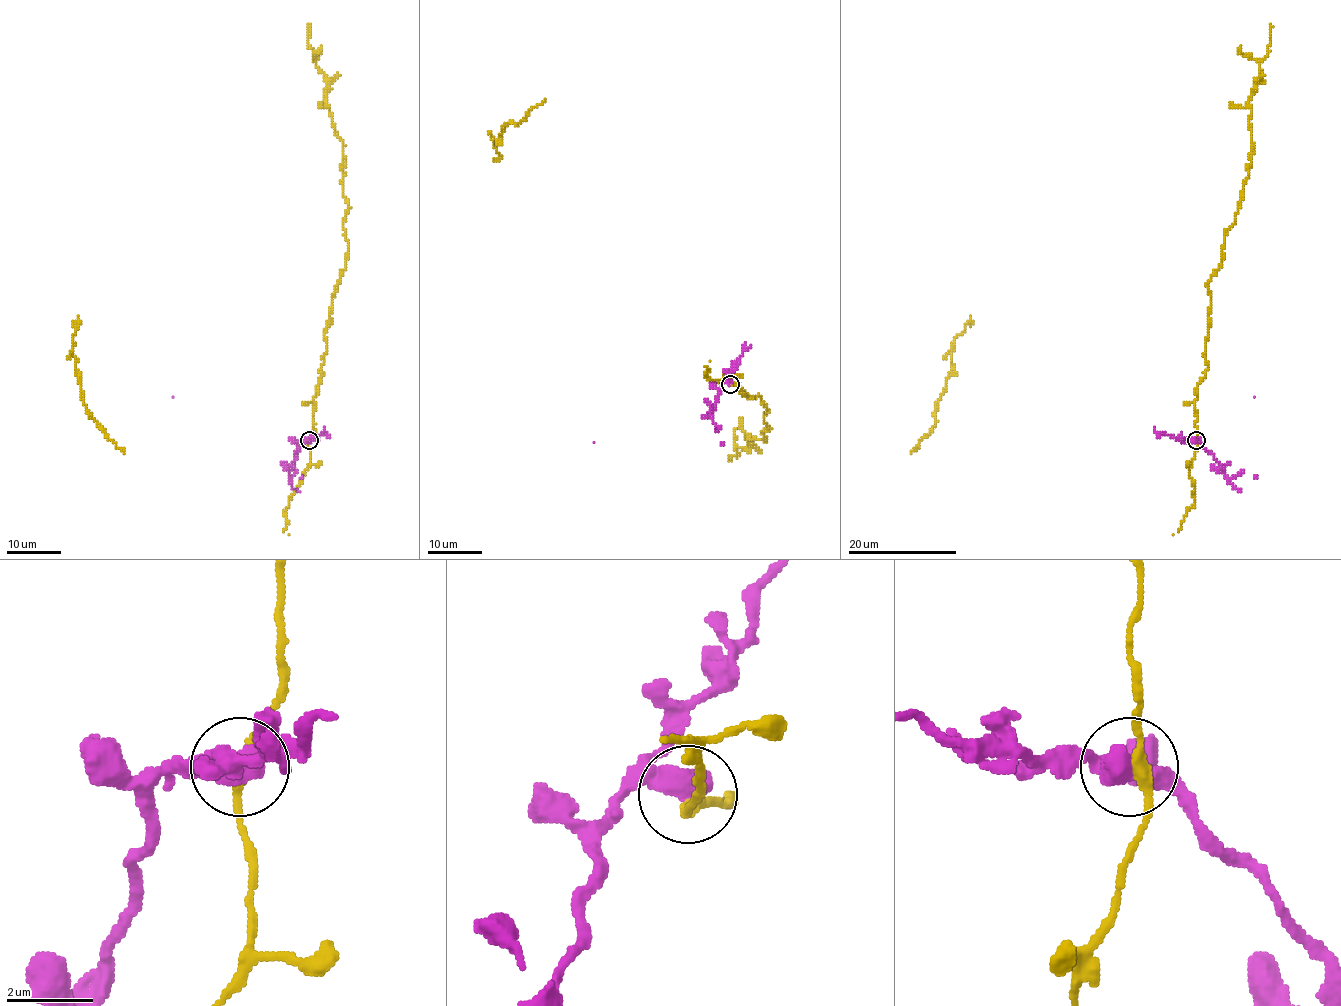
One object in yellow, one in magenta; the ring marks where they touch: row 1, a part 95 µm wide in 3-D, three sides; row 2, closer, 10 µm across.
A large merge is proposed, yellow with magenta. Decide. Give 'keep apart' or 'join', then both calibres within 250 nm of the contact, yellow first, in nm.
keep apart; 240 nm thick on the yellow side, 650 nm on the other

